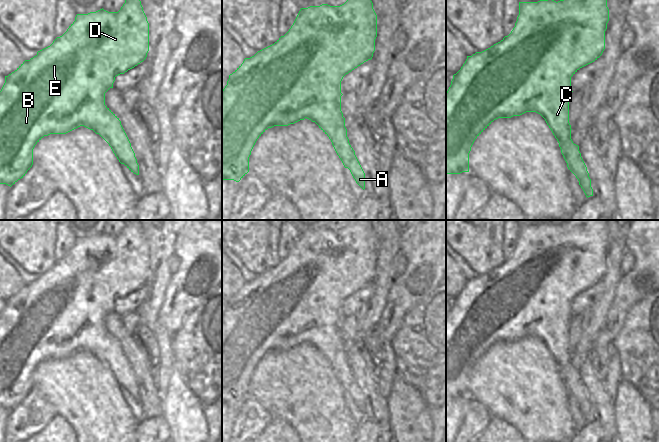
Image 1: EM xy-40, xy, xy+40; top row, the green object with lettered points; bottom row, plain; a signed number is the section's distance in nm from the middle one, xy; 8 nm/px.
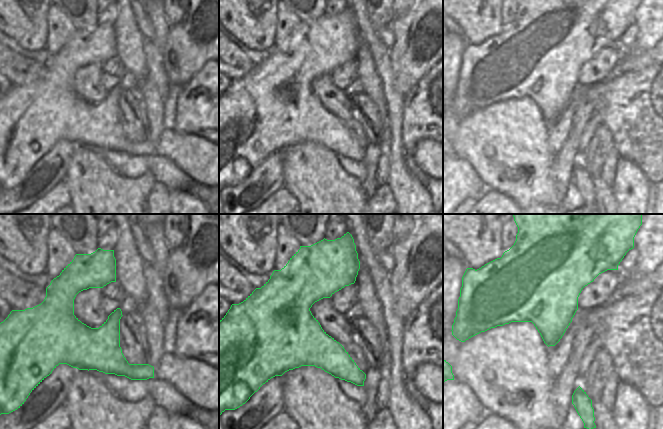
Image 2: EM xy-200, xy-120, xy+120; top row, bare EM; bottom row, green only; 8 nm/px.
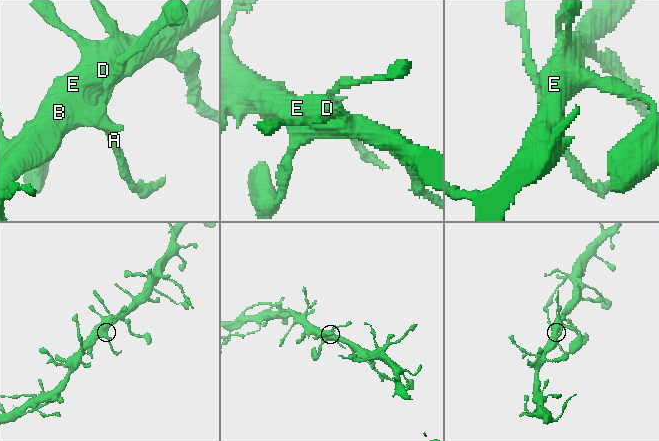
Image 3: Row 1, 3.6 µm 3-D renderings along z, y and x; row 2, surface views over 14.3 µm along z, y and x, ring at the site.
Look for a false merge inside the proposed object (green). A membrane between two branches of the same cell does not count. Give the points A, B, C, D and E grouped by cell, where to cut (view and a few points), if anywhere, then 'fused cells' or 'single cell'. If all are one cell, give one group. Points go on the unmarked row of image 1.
A C / B D E; cut in xy along (340, 319), (329, 325), (313, 321), (286, 342); fused cells

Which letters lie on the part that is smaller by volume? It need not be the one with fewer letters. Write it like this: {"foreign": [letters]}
{"foreign": ["A", "C"]}

